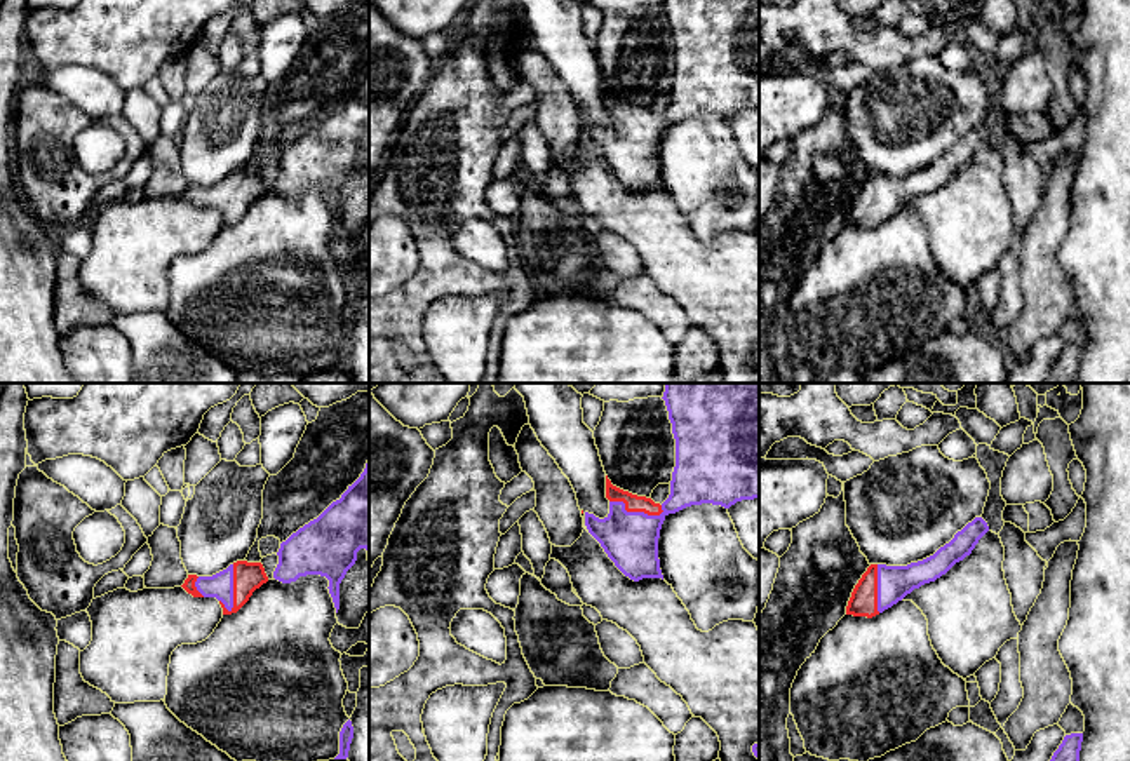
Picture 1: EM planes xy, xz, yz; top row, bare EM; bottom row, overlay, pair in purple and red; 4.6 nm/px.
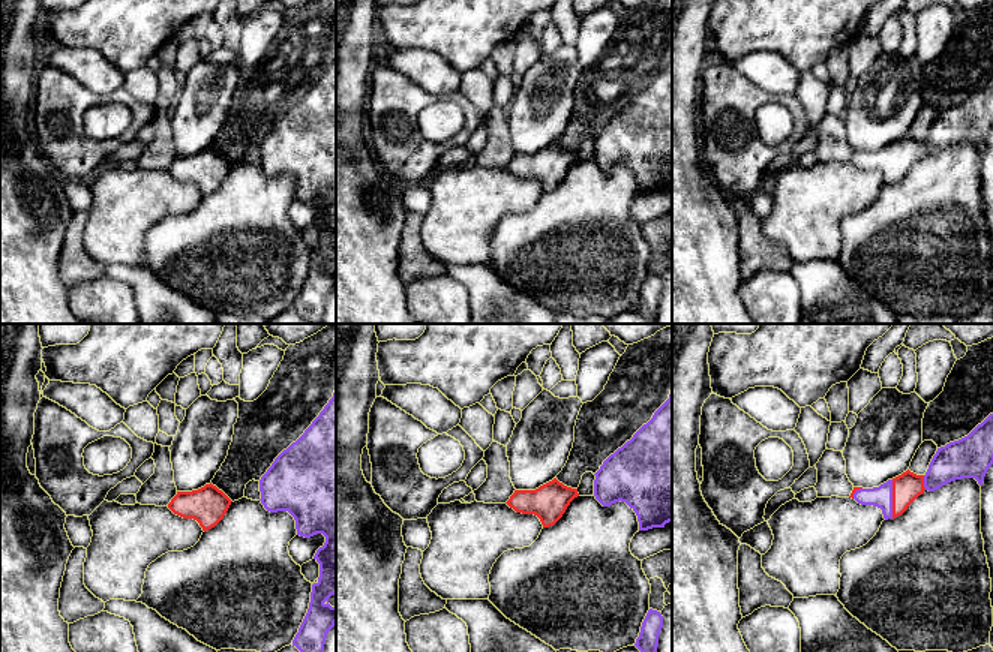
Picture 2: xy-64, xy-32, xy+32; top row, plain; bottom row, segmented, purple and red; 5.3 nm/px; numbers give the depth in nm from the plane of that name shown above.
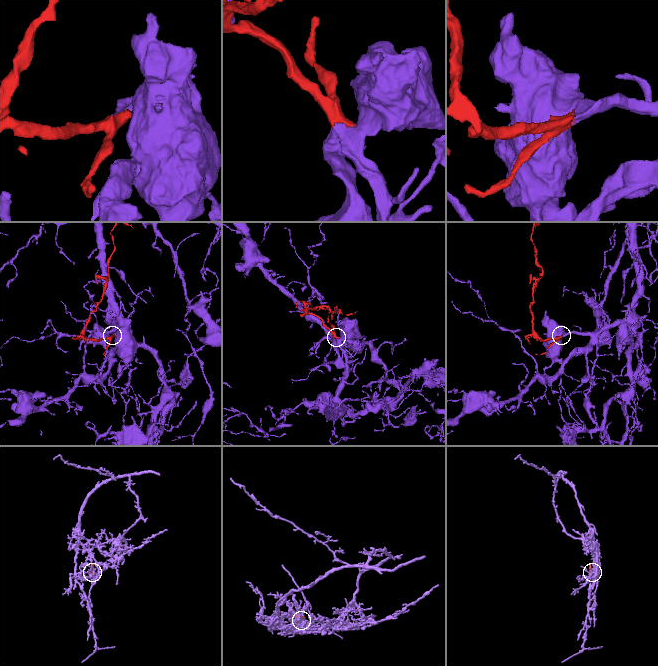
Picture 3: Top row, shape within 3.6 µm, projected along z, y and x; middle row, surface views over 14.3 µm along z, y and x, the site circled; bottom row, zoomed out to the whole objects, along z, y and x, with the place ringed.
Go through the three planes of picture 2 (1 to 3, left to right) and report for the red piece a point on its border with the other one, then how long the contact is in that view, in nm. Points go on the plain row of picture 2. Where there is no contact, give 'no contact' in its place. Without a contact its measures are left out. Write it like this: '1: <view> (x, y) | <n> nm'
1: no contact
2: no contact
3: xy+32 (891, 164) | 200 nm

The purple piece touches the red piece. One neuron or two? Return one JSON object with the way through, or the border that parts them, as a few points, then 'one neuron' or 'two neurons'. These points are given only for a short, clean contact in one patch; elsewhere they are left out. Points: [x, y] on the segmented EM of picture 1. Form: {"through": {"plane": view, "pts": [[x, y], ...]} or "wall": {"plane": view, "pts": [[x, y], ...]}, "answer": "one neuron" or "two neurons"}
{"through": {"plane": "xz", "pts": [[631, 538], [636, 512], [632, 502]]}, "answer": "one neuron"}

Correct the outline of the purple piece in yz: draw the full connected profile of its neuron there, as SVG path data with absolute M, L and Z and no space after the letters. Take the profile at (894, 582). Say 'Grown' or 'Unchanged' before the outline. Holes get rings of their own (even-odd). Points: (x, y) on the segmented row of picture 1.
Grown. M975 517L933 556L907 566L871 564L855 585L846 615L872 618L902 601L914 589L935 582L956 562L972 554L989 531L982 517Z

